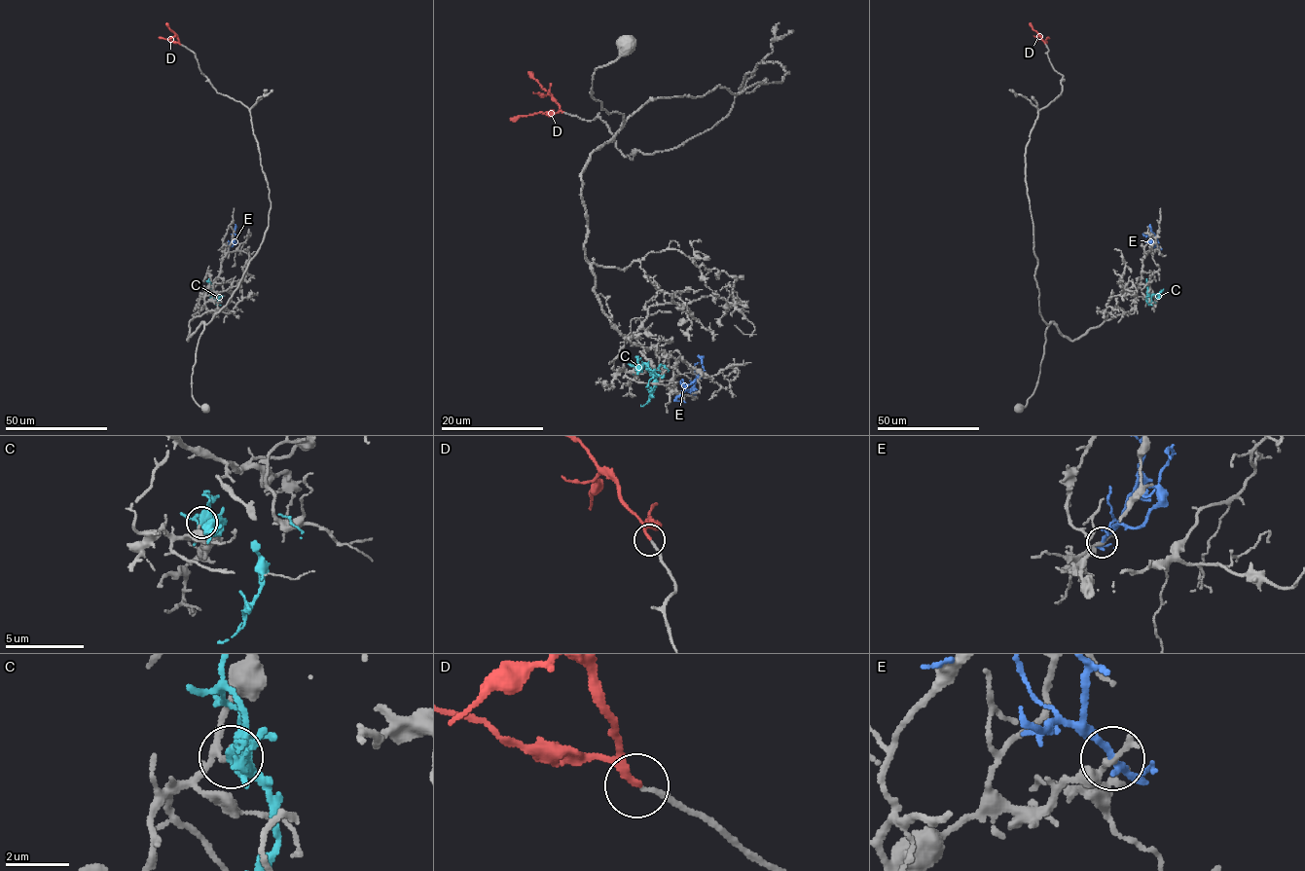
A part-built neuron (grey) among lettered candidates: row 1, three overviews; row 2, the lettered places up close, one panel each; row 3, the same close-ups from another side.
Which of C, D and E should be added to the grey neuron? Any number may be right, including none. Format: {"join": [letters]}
{"join": ["D"]}

